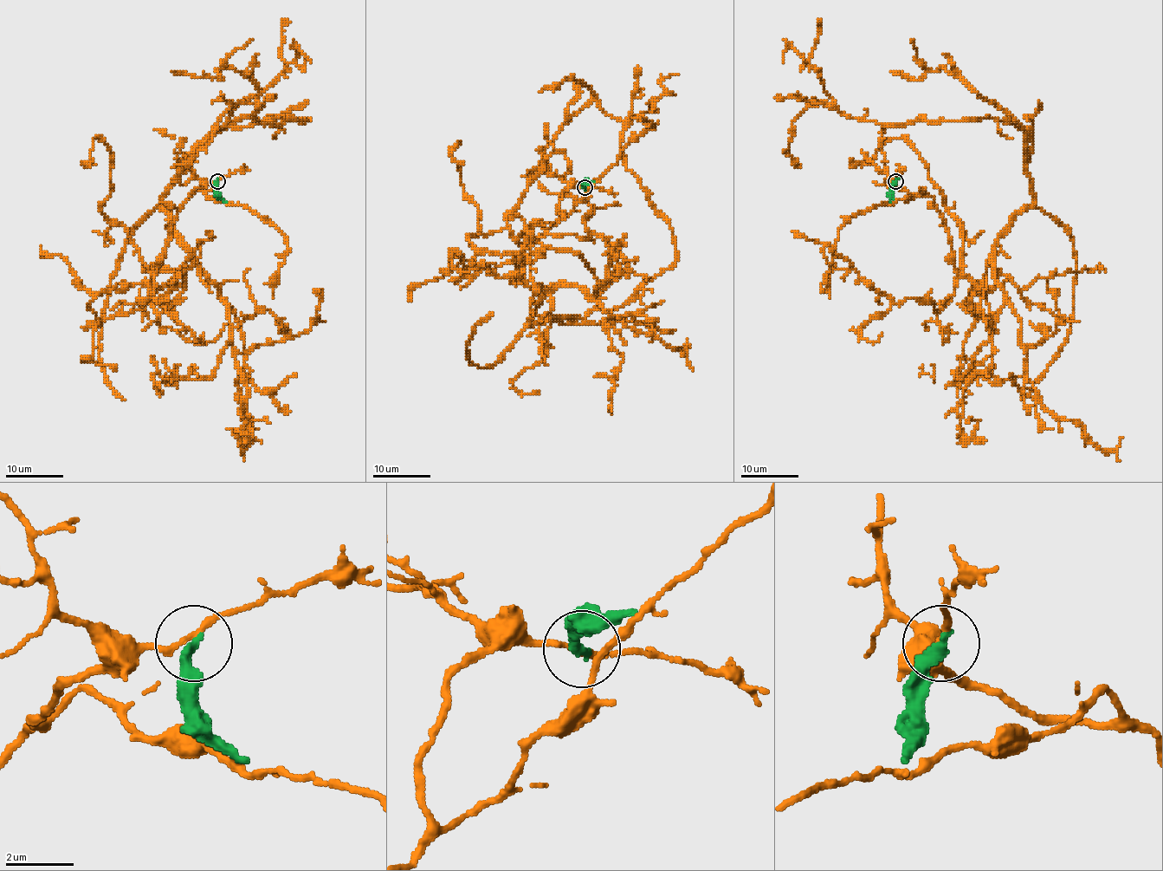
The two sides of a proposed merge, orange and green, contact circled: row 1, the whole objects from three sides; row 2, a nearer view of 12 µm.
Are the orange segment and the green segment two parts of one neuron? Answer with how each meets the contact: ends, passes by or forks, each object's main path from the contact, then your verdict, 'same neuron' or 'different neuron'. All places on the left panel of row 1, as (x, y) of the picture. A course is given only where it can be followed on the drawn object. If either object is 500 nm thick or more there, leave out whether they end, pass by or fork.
orange passes by | green ends | orange via (216, 181), (177, 212), (153, 285), (190, 263), (163, 194), (216, 128), (308, 120), (229, 105), (171, 166) | green via (216, 181), (218, 194), (227, 201) | different neuron

